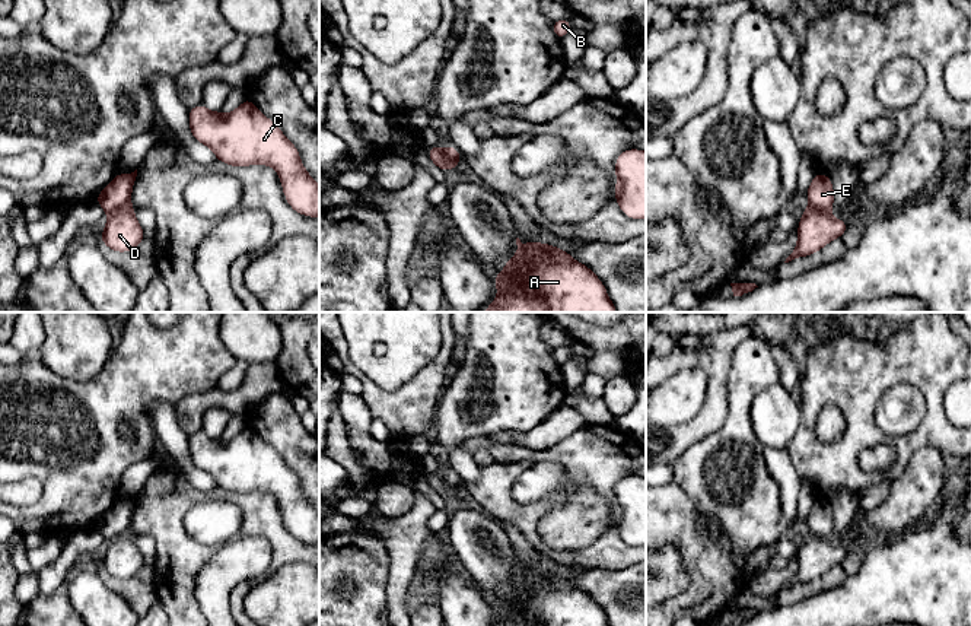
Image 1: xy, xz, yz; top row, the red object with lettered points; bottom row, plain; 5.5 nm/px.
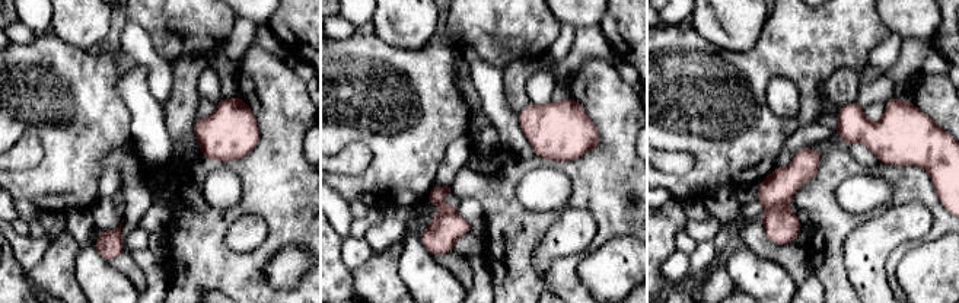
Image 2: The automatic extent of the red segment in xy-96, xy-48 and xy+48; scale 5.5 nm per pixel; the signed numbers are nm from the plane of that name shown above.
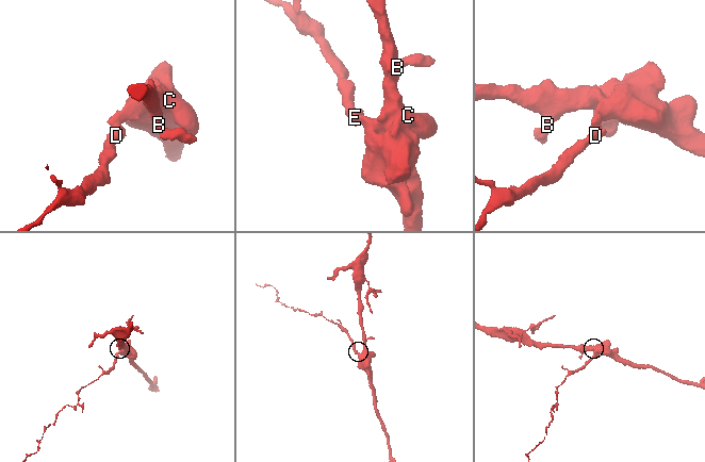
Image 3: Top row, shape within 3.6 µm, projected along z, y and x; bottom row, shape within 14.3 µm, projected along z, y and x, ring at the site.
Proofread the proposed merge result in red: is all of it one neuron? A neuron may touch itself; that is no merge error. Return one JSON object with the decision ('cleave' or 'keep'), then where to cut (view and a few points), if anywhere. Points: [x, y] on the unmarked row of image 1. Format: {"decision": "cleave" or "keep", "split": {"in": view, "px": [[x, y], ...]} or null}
{"decision": "cleave", "split": {"in": "xy", "px": [[130, 531], [123, 531], [108, 542]]}}

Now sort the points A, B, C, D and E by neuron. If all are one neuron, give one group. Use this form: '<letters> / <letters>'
A B C E / D

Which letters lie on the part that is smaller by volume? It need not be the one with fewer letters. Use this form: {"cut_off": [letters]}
{"cut_off": ["D"]}

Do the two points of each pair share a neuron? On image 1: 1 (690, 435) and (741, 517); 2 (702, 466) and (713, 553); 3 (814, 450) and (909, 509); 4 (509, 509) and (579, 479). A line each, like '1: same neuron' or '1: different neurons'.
1: different neurons
2: different neurons
3: different neurons
4: same neuron

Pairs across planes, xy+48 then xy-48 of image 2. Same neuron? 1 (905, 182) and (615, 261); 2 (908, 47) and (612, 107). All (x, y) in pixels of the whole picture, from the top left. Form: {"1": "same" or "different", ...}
{"1": "different", "2": "different"}

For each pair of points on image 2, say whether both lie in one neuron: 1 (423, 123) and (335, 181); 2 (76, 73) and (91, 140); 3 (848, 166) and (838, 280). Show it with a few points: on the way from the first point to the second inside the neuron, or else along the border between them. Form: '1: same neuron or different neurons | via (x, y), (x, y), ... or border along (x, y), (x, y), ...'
1: same neuron | via (401, 144), (365, 181), (357, 181)
2: same neuron | via (76, 89), (79, 124)
3: same neuron | via (828, 194), (830, 251)

